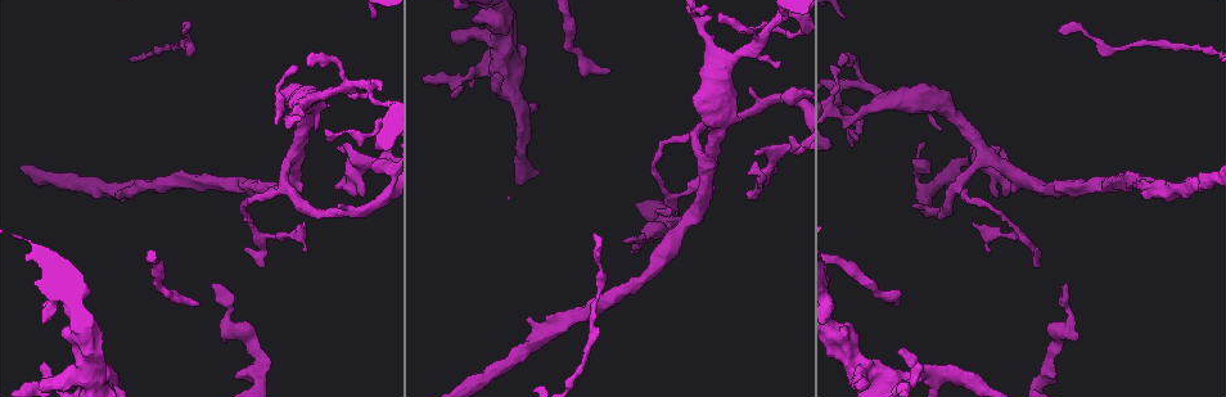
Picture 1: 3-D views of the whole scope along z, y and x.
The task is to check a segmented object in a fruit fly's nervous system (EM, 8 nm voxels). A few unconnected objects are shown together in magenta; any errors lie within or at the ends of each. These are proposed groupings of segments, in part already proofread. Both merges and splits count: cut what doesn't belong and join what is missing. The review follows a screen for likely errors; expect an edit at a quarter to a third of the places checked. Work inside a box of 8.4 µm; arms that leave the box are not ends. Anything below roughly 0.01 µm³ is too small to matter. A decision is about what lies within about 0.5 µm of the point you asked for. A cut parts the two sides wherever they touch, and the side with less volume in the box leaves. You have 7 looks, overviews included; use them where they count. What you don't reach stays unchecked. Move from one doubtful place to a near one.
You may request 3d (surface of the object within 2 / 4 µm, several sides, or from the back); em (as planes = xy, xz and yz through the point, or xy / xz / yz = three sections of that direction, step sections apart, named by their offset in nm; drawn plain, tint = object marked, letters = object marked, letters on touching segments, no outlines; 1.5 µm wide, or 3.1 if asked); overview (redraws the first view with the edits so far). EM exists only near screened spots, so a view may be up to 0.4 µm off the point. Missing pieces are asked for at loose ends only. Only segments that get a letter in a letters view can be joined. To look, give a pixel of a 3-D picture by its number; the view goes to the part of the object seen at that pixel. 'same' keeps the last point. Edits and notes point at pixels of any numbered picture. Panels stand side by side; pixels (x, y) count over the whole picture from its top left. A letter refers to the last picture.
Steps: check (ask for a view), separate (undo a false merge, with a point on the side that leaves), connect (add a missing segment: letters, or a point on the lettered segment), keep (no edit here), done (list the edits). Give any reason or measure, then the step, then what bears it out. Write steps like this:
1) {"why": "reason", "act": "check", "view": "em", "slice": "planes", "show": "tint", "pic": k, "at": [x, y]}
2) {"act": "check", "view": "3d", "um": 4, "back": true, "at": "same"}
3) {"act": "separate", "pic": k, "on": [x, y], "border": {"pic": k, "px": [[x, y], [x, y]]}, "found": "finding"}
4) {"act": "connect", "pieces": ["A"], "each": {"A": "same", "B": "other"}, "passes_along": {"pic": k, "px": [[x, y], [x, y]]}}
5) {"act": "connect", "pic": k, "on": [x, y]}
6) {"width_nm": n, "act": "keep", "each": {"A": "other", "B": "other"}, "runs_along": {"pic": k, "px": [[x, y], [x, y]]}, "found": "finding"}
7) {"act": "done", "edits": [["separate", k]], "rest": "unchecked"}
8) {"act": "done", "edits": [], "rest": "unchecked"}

{"why": "an open end", "act": "check", "view": "em", "slice": "planes", "show": "plain", "pic": 1, "at": [921, 365]}

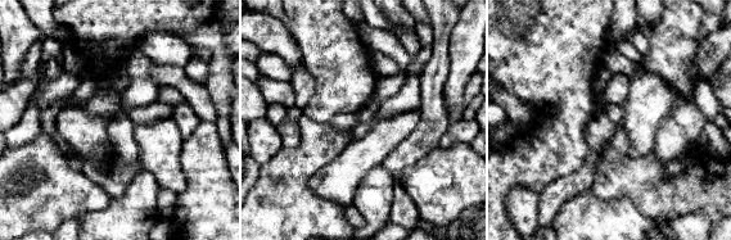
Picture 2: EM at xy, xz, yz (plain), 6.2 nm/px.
{"act": "check", "view": "em", "slice": "planes", "show": "letters", "at": "same"}

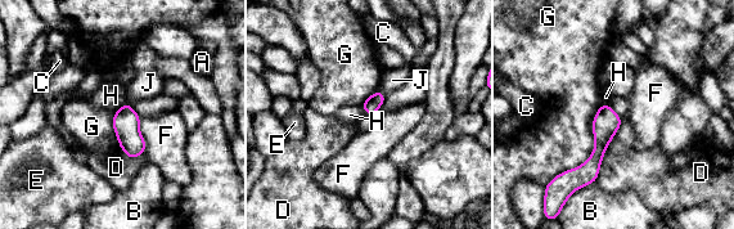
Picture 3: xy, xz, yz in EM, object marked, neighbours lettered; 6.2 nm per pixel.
{"width_nm": 100, "act": "keep", "each": {"A": "other", "B": "other", "C": "other", "D": "other", "E": "other", "F": "other", "G": "other", "H": "other", "J": "other"}, "runs_along": {"pic": 3, "px": [[607, 108], [595, 161], [576, 180]]}, "found": "no lettered segment goes on from it"}

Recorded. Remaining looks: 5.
{"why": "sharp bend", "act": "check", "view": "em", "slice": "planes", "show": "letters", "pic": 1, "at": [703, 36]}

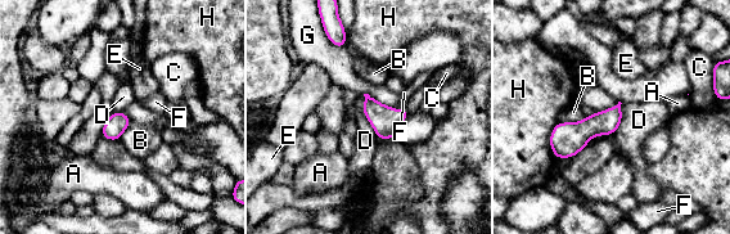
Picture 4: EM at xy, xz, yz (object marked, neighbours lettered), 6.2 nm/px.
{"width_nm": 130, "longest_contact_nm": ["G", 220], "act": "keep", "each": {"A": "other", "B": "other", "C": "other", "D": "other", "E": "other", "F": "other", "G": "other", "H": "other"}, "found": "continuous, no second neuron"}

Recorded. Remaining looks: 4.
{"why": "calibre changes", "act": "check", "view": "em", "slice": "planes", "show": "letters", "pic": 1, "at": [956, 115]}

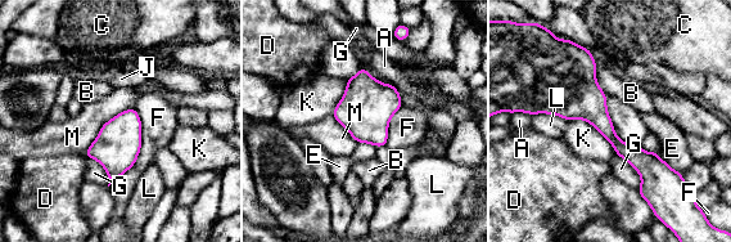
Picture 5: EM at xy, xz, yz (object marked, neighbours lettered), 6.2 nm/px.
{"width_nm": 70, "act": "keep", "each": {"A": "other", "B": "other", "C": "other", "D": "other", "E": "other", "F": "other", "G": "other", "J": "other", "K": "other", "L": "other", "M": "other"}, "border": {"pic": 5, "px": [[605, 95], [614, 133], [639, 144]]}, "found": "continuous, no second neuron"}

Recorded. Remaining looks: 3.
{"act": "done", "edits": [], "rest": "unchecked"}

